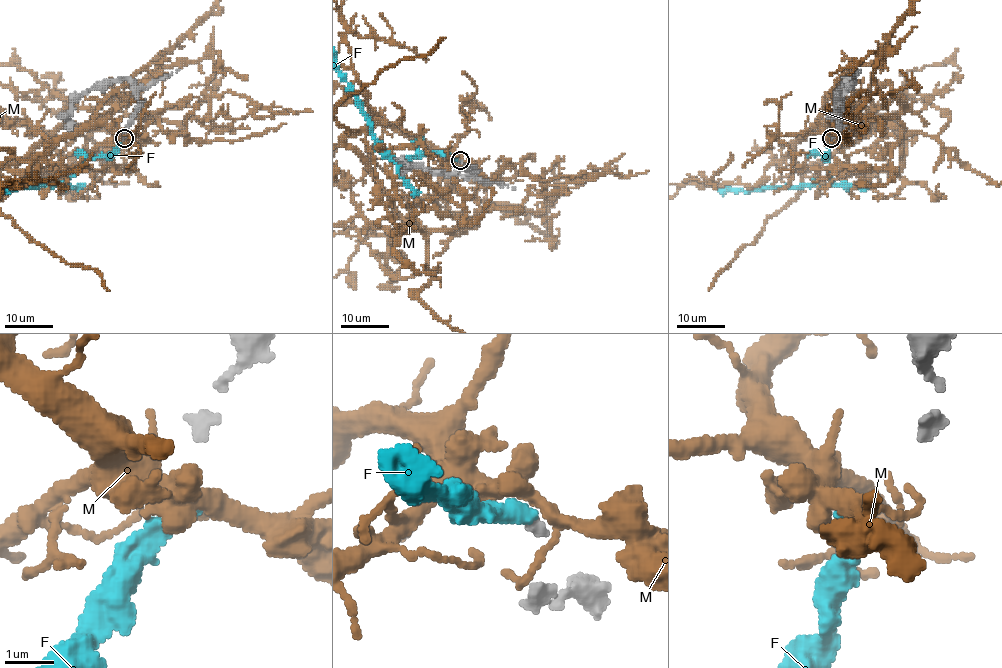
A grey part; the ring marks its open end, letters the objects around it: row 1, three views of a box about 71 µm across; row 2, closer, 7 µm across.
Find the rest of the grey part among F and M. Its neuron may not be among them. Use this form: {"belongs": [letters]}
{"belongs": ["F"]}

